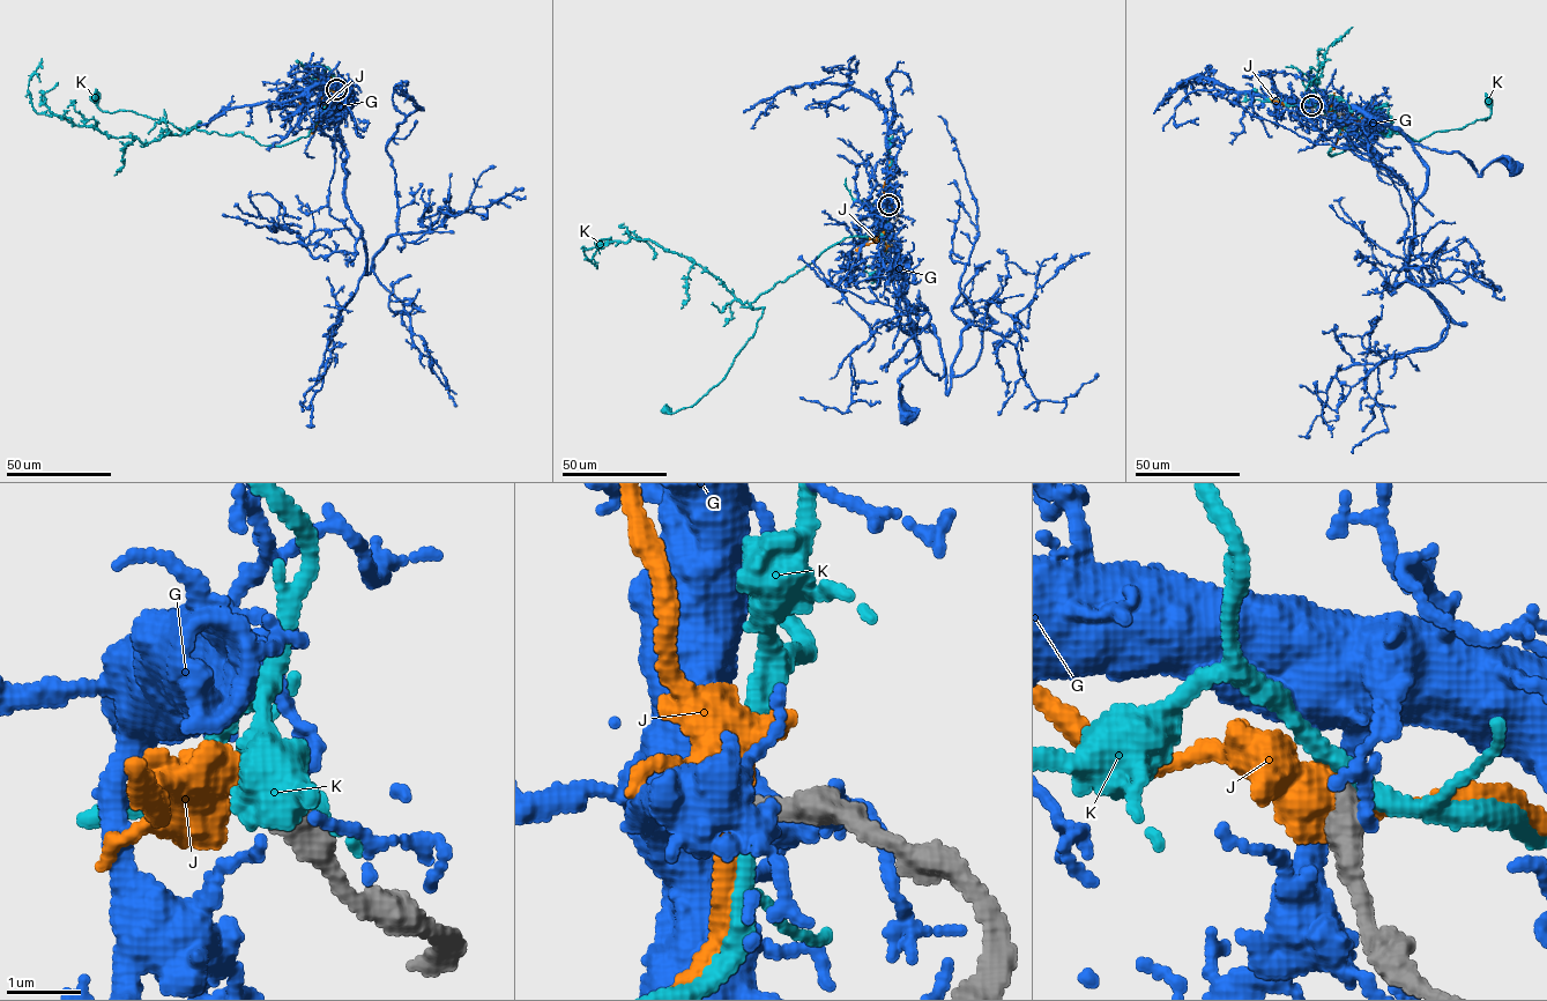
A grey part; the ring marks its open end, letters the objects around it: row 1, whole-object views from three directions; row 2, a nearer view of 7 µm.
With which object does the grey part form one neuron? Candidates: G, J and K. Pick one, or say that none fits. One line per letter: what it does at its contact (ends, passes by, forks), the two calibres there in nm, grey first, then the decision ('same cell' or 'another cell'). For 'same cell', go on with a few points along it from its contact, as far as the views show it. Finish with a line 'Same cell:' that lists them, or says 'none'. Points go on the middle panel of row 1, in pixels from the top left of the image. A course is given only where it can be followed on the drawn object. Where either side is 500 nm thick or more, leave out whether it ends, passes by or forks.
G: 500/170 nm | another cell
J: it forks | 240/440 nm | another cell
K: it passes by | 300/260 nm | another cell
Same cell: none

